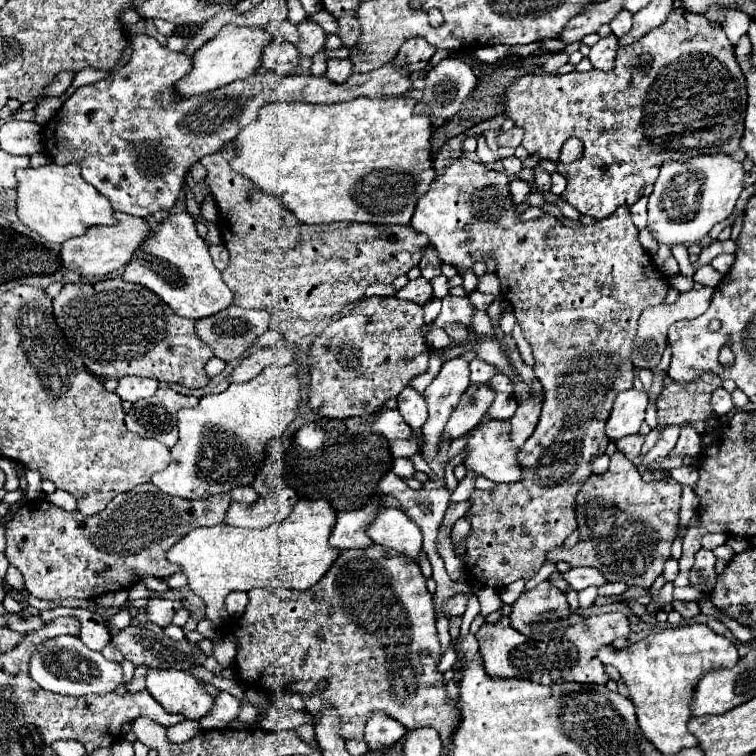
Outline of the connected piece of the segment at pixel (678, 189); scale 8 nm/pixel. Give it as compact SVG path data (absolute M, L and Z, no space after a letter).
M729 154L697 156L689 162L665 160L649 196L649 230L659 244L693 244L701 242L709 230L731 216L735 202L743 190L743 164Z

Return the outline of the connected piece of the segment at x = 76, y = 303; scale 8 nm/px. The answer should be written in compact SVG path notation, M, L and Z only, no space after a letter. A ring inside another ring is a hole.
M121 276L105 278L95 284L65 284L53 300L53 314L75 354L83 358L85 368L103 380L147 376L159 382L175 382L185 388L205 388L211 380L205 372L205 364L213 358L213 350L195 334L195 322L177 316L171 306L145 286L129 284Z

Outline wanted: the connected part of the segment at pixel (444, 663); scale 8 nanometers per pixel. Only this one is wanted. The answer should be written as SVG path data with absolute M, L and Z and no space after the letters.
M453 644L445 650L445 653L441 657L441 662L439 663L438 670L441 674L444 674L448 669L450 669L457 662L457 655Z

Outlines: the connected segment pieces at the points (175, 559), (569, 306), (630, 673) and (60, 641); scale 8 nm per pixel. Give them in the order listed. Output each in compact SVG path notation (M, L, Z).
M299 500L293 512L267 528L237 528L229 524L217 524L213 528L195 528L183 536L167 552L169 562L179 564L181 572L189 578L189 588L199 594L207 606L207 618L217 626L223 626L229 616L225 614L225 596L229 592L253 590L253 588L297 588L305 590L325 576L325 570L333 566L341 548L329 544L329 534L335 526L337 510L319 500Z
M469 158L451 160L443 174L433 180L429 192L417 202L411 226L425 234L437 250L439 260L455 266L459 274L471 270L475 262L485 262L489 258L495 260L501 294L511 302L523 336L533 348L533 370L545 392L539 424L519 452L523 480L499 484L491 492L475 490L471 494L471 532L465 544L465 566L479 584L499 590L519 578L539 572L547 552L561 546L577 528L575 498L583 482L593 474L591 462L601 456L609 444L605 422L615 396L621 390L633 388L635 366L631 362L631 352L637 334L637 320L647 306L665 300L669 290L667 276L653 266L651 256L639 244L639 230L631 220L629 208L617 208L615 214L579 228L565 226L549 214L547 220L519 220L515 202L511 200L507 174L487 170L483 164Z
M693 624L693 626L677 626L677 628L653 632L645 640L635 642L623 650L615 650L613 646L605 646L599 650L599 660L605 666L611 664L619 670L623 682L629 688L629 698L635 702L639 726L641 726L645 738L649 742L653 742L657 746L657 750L661 750L663 754L675 754L677 750L699 746L697 738L687 730L687 722L693 716L691 714L691 698L693 698L699 678L715 668L733 668L739 660L739 654L737 654L735 644L731 640L727 640L725 636L715 634L705 624Z
M57 636L45 640L37 650L31 654L29 662L29 676L43 688L55 694L67 696L89 696L89 694L109 694L123 680L121 664L109 662L103 658L101 652L87 648L77 636Z

